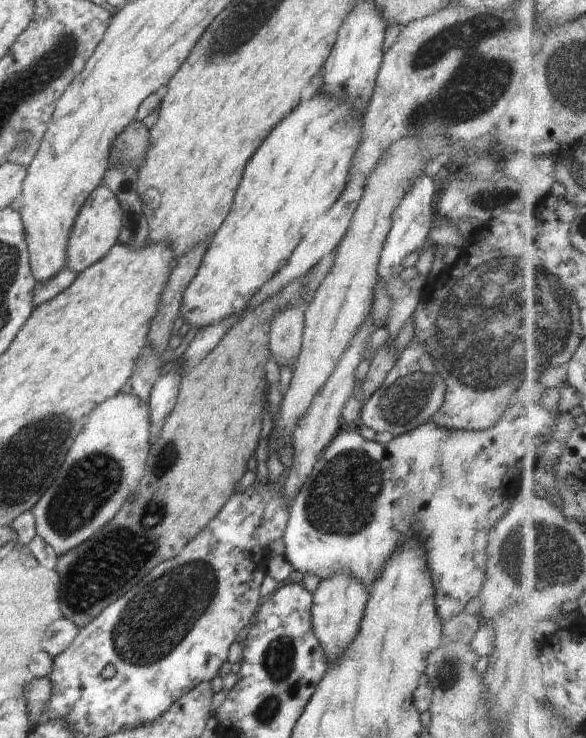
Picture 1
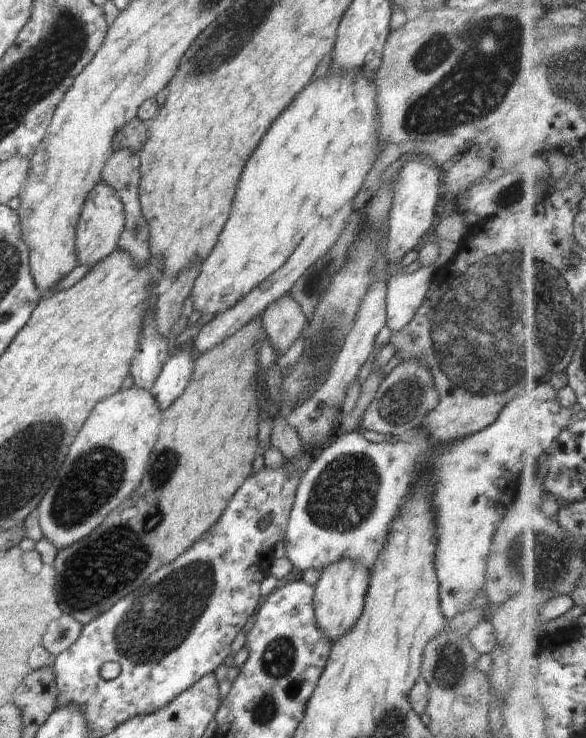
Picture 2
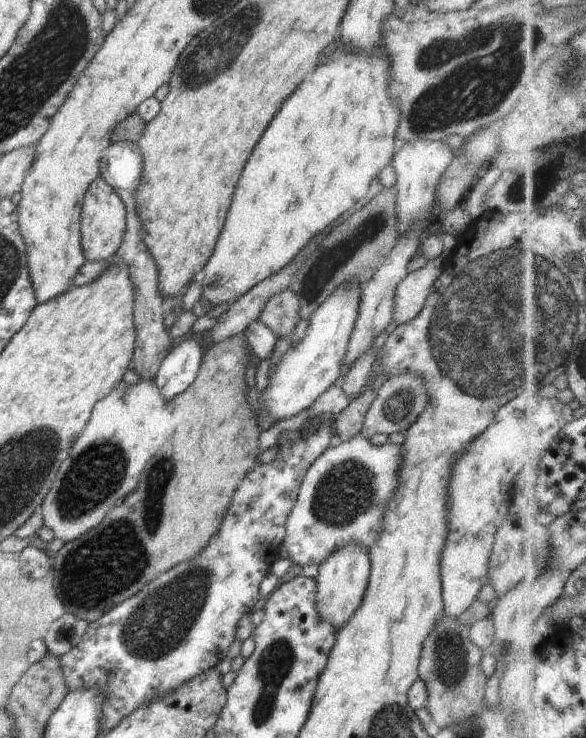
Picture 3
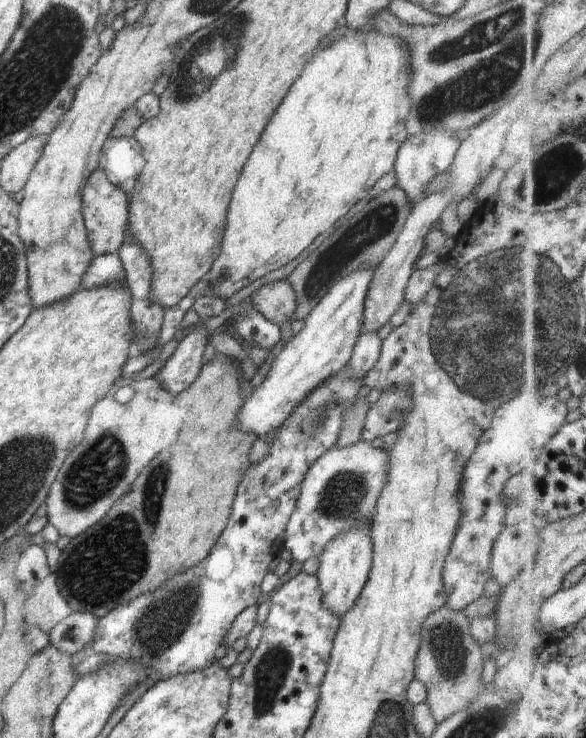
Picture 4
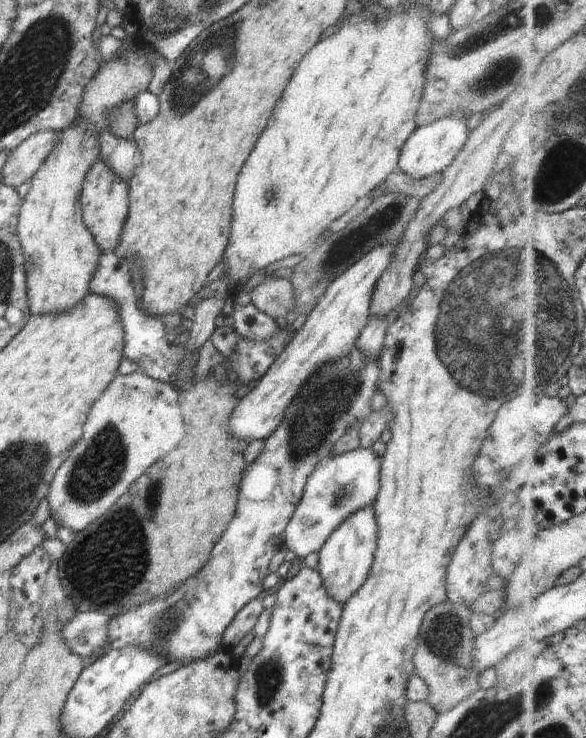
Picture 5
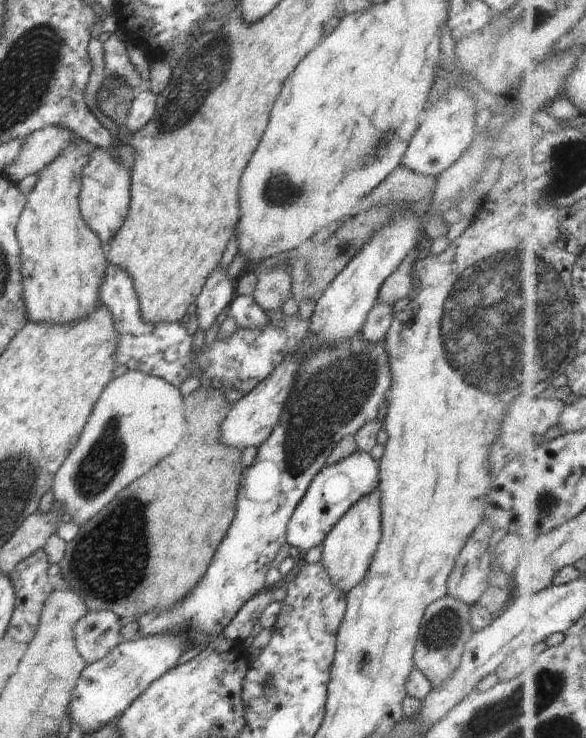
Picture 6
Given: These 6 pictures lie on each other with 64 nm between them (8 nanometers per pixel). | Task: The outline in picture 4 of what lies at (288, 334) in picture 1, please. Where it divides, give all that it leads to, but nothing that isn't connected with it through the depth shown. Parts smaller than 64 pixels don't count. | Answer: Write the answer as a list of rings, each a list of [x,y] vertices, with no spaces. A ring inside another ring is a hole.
[[[286,280],[262,286],[251,296],[251,303],[257,312],[278,326],[286,320],[293,321],[297,308],[294,290]]]

